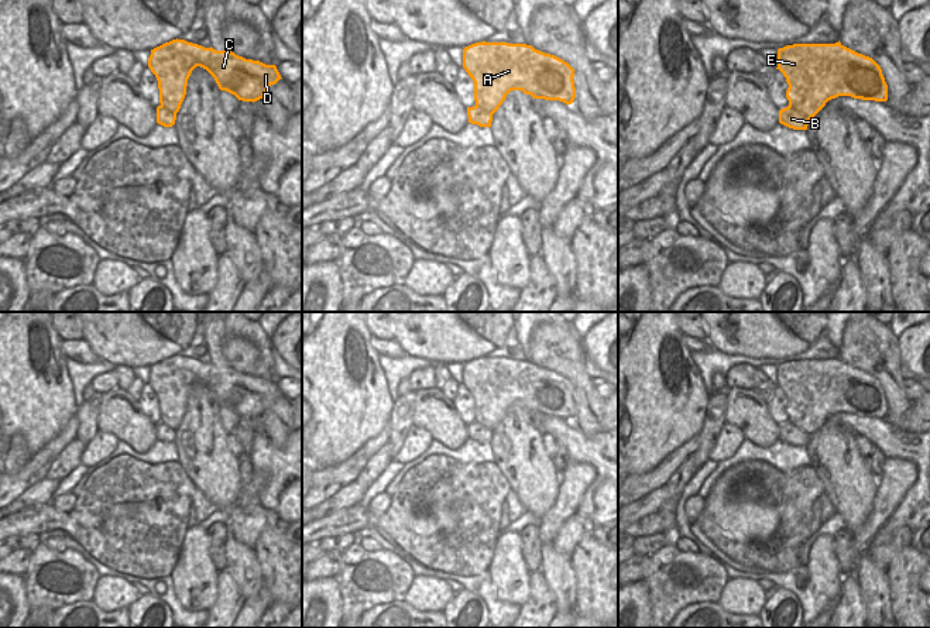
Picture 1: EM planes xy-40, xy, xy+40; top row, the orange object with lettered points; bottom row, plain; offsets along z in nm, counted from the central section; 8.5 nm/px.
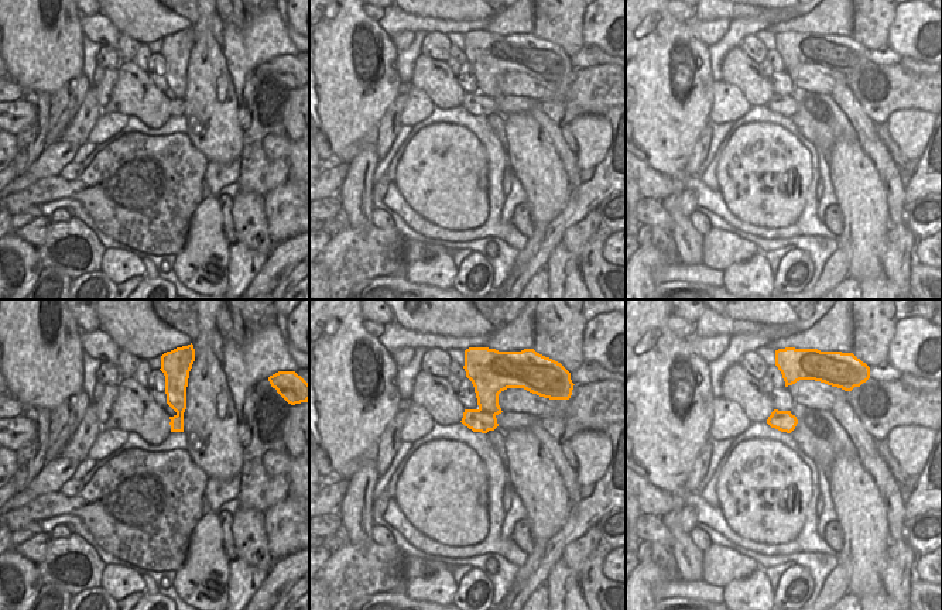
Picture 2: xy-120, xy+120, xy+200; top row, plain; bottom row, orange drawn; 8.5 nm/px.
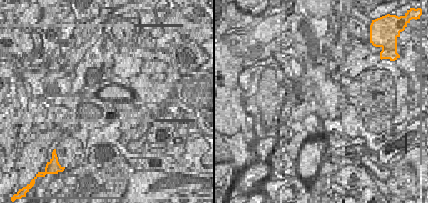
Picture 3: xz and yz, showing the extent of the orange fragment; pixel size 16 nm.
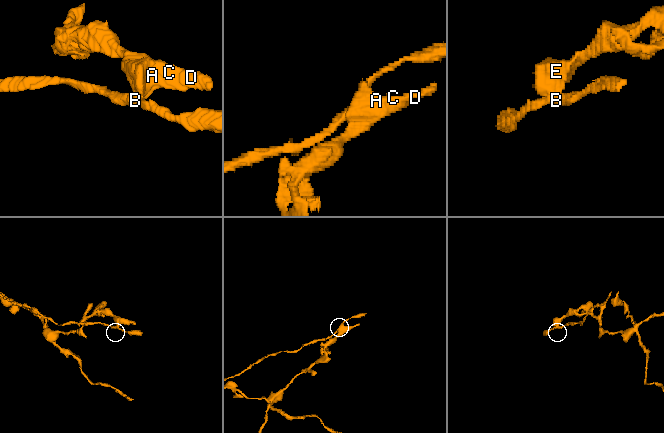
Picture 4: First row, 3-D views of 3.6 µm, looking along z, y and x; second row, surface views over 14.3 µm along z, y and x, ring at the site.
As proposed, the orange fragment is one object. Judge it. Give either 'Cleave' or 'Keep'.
Cleave.

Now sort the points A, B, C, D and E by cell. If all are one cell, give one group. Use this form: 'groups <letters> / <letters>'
groups A C D E / B

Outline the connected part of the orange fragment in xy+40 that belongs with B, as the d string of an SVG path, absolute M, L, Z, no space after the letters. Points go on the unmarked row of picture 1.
M787 422L779 426L779 439L793 446L807 446L809 433L802 428Z

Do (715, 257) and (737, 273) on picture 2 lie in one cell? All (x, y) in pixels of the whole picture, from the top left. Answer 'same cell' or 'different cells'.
different cells

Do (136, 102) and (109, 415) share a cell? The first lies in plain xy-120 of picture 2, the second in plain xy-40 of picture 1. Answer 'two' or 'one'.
one

